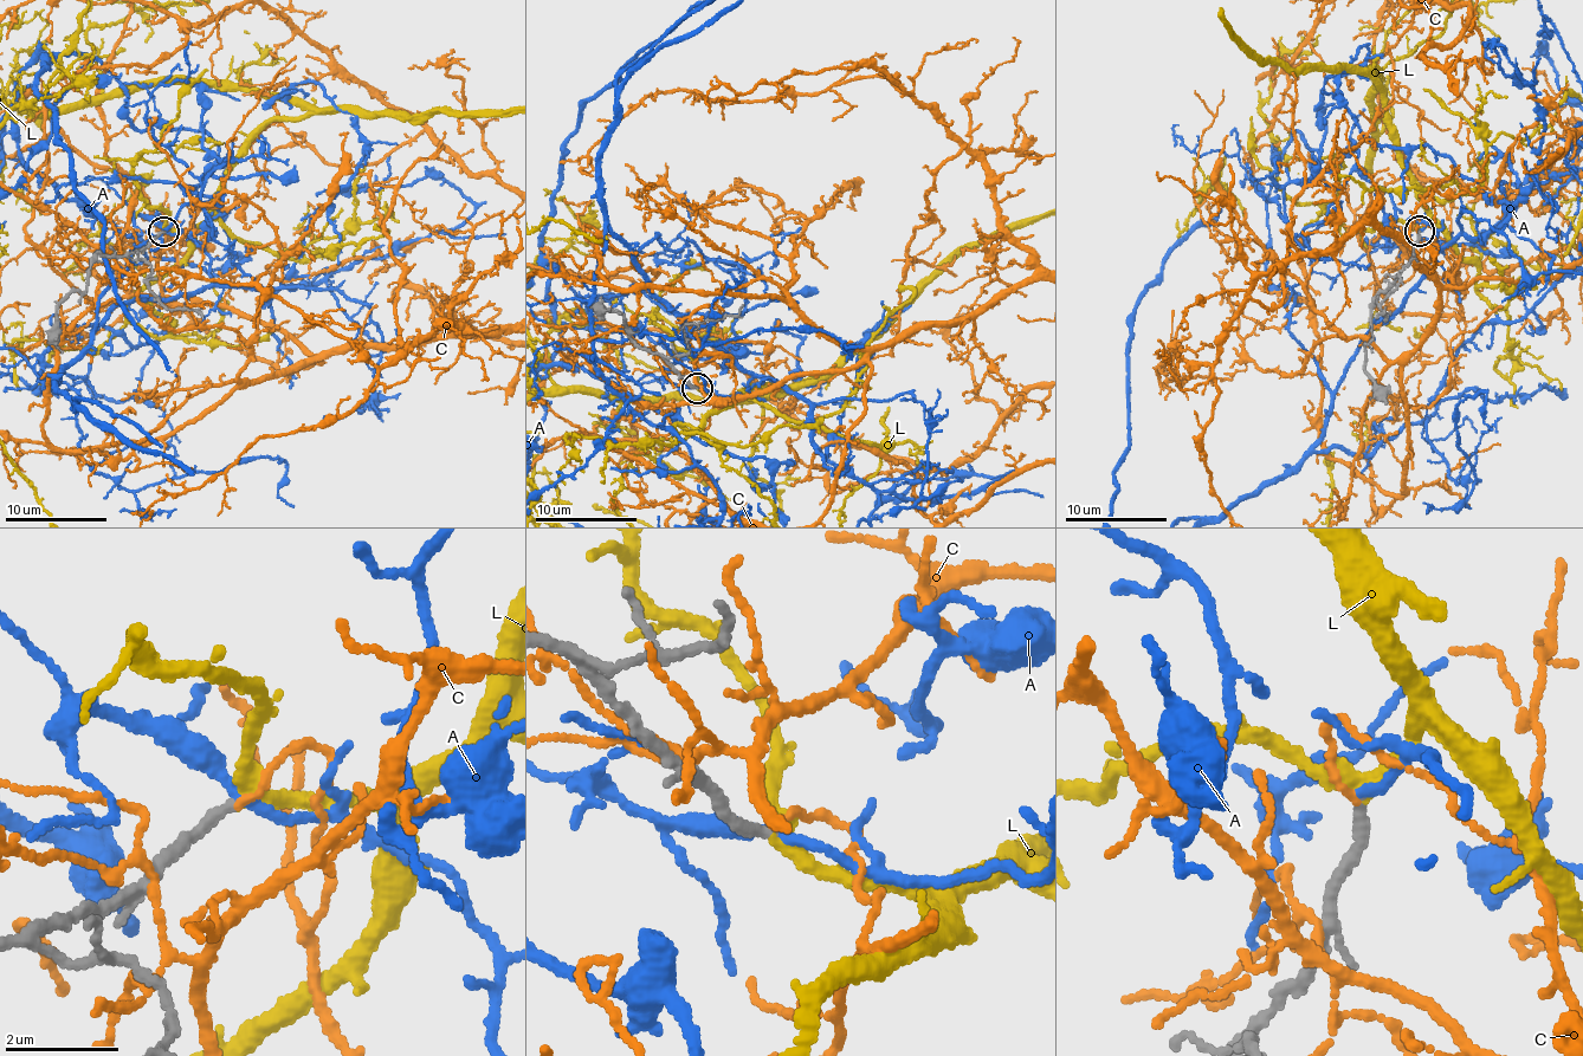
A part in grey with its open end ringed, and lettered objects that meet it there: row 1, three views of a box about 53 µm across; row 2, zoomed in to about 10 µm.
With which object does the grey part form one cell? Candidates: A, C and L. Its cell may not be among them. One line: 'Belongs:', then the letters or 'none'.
Belongs: L

